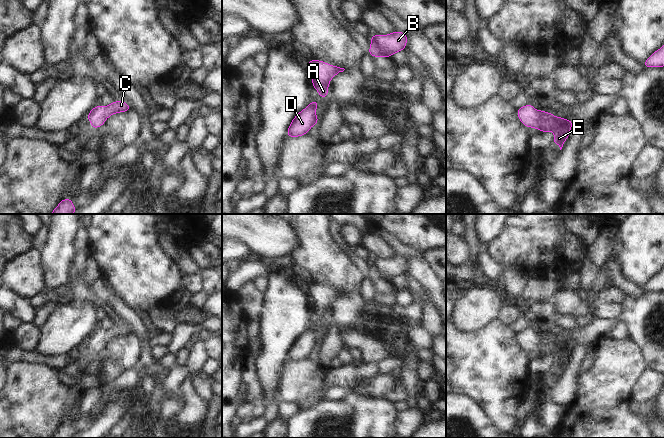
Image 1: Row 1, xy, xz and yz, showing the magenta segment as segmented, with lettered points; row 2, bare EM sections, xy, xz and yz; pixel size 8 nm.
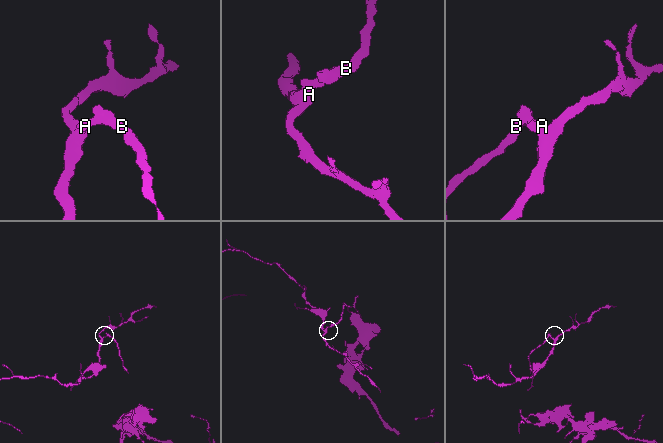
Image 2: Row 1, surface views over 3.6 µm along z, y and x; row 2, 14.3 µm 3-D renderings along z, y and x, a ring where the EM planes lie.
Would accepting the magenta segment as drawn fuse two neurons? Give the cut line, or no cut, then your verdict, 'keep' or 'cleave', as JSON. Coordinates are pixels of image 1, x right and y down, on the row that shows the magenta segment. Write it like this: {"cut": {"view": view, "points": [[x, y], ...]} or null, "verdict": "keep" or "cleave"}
{"cut": null, "verdict": "keep"}

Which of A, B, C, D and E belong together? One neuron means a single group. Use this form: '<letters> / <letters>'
A B C D E

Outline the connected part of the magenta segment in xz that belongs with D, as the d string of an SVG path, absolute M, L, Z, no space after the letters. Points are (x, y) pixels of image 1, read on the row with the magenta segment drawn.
M312 102L302 111L300 111L292 120L287 130L287 137L299 137L308 133L313 125L316 125L319 118L315 111L319 102Z

